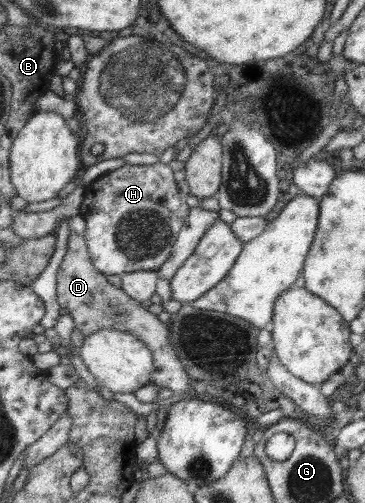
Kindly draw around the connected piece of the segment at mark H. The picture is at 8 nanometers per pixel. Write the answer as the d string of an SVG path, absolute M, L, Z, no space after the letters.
M161 162L146 165L132 165L125 163L125 165L114 171L100 175L94 181L84 186L84 200L80 206L80 216L82 216L82 218L86 221L86 232L84 232L84 238L86 239L86 245L90 252L90 259L92 259L92 263L94 263L94 267L105 275L122 275L128 272L136 272L137 270L158 272L162 263L164 263L166 258L168 258L168 256L172 253L178 232L180 232L182 223L184 223L188 214L189 207L176 185L174 170L172 170L168 164Z

